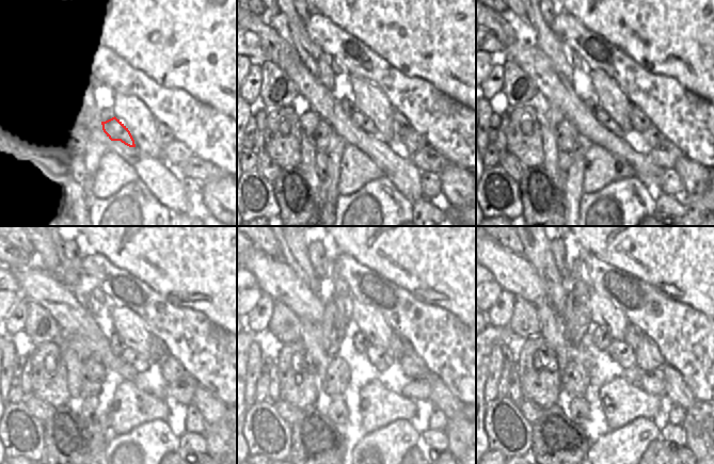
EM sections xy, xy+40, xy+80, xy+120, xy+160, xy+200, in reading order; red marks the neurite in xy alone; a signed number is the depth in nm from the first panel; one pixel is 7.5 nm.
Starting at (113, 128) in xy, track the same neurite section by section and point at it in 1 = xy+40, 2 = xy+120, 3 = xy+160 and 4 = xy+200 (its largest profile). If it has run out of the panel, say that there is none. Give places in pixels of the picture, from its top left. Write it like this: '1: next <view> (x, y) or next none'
1: next xy+40 (364, 123)
2: next xy+120 (140, 363)
3: next xy+160 (380, 357)
4: next xy+200 (619, 351)

